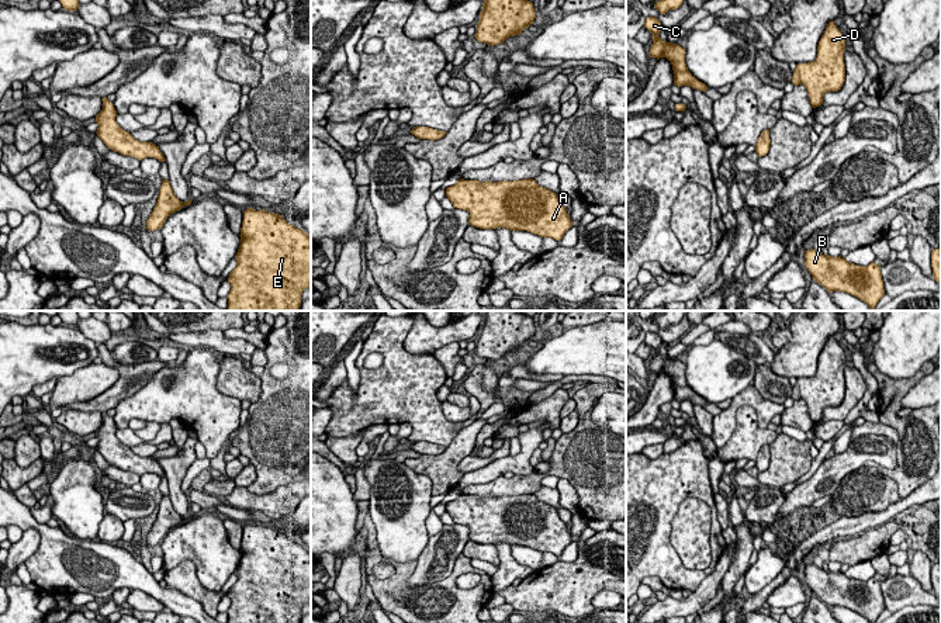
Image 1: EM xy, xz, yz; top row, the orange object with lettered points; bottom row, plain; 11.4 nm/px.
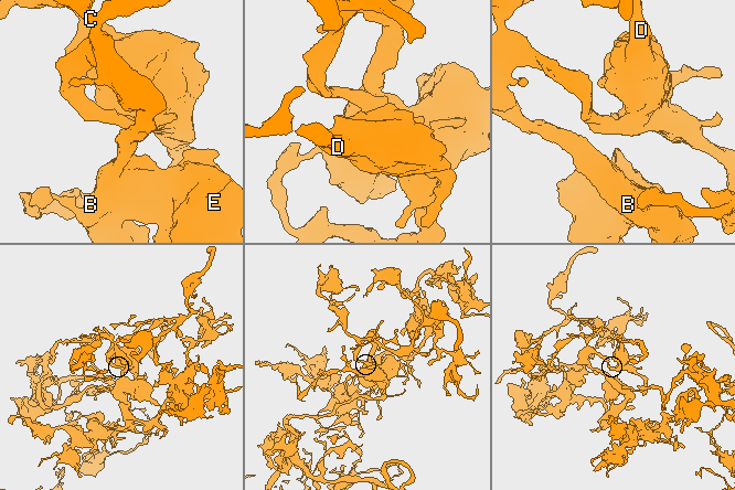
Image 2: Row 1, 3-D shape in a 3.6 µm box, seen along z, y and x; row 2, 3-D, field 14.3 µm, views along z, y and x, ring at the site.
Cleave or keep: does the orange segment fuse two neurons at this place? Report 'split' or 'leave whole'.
leave whole

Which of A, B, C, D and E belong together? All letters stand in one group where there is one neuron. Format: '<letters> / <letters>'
A B C D E

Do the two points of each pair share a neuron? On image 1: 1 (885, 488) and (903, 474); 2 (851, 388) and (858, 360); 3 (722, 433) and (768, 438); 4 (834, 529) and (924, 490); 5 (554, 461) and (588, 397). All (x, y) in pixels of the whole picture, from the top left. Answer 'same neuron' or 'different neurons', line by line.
1: different neurons
2: different neurons
3: different neurons
4: same neuron
5: same neuron

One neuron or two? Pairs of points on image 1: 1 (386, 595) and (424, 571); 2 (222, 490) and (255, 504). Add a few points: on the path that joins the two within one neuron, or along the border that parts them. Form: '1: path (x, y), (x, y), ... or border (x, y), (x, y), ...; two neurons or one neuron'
1: border (438, 581), (419, 585), (405, 584); two neurons
2: border (235, 487), (224, 497); two neurons

